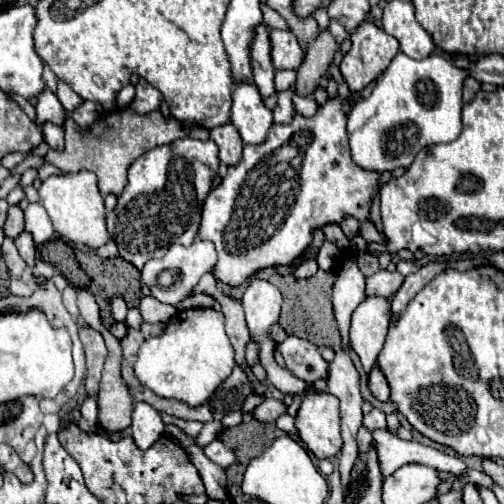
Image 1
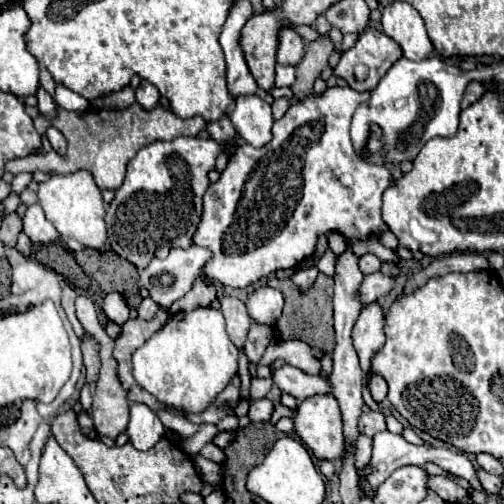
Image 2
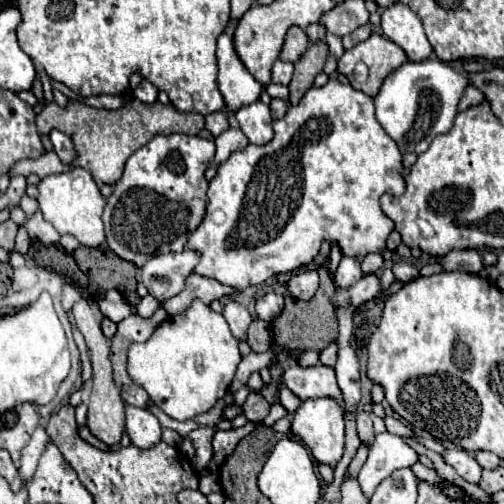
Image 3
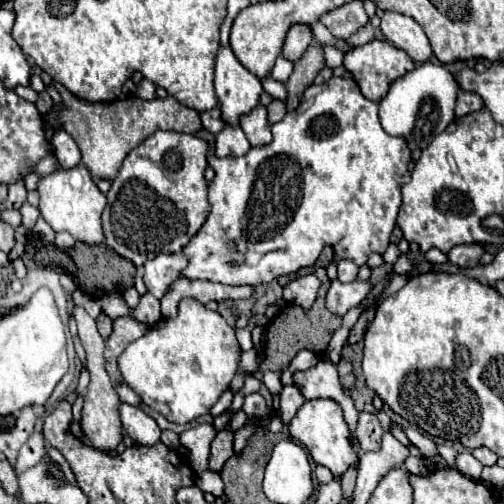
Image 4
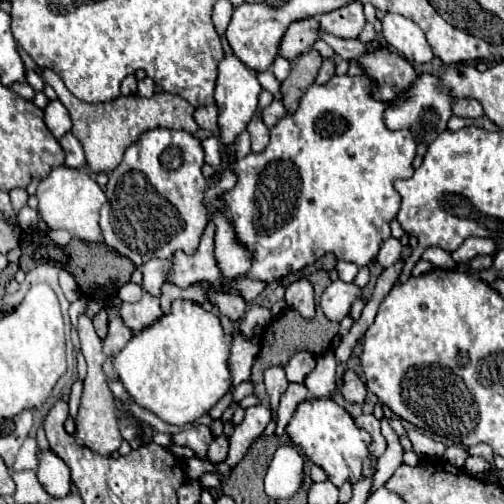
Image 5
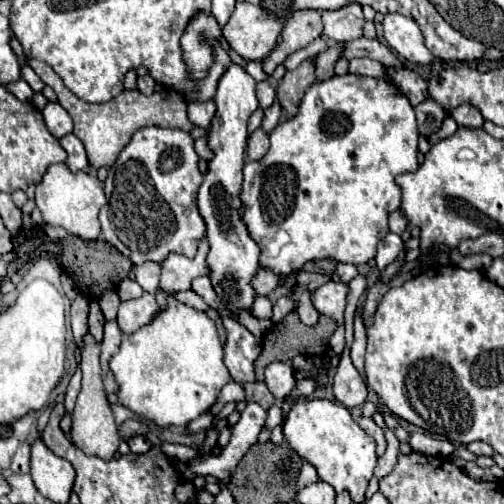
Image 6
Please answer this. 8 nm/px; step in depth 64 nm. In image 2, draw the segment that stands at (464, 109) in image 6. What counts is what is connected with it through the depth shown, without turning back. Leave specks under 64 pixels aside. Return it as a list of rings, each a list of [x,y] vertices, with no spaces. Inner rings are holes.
[[[470,82],[466,92],[464,92],[464,98],[462,98],[462,108],[468,108],[476,100],[480,100],[482,94],[484,94],[484,86],[480,82]]]

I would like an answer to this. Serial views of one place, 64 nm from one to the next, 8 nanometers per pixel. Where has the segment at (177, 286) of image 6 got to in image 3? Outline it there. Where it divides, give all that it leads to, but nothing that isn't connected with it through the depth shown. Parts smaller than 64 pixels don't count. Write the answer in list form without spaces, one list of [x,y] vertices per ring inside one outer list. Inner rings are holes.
[[[328,80],[326,86],[316,88],[312,86],[304,98],[298,102],[298,106],[290,106],[286,116],[282,120],[274,122],[274,138],[272,142],[264,144],[264,146],[254,146],[248,144],[246,150],[242,152],[232,152],[230,158],[222,164],[216,164],[216,176],[210,182],[208,188],[208,208],[206,208],[206,216],[202,220],[202,224],[192,232],[192,236],[188,238],[186,248],[200,252],[200,264],[196,264],[196,268],[192,270],[194,274],[200,274],[204,278],[214,278],[220,284],[228,284],[234,286],[238,290],[244,290],[248,286],[254,284],[264,284],[268,278],[280,274],[280,272],[292,272],[300,266],[310,264],[318,252],[324,240],[328,240],[330,244],[338,244],[342,250],[342,256],[356,256],[356,260],[364,260],[366,254],[370,252],[382,252],[386,250],[386,240],[388,234],[394,230],[392,228],[392,220],[388,220],[388,216],[384,216],[382,208],[380,208],[380,198],[382,194],[390,194],[390,196],[400,196],[404,192],[404,164],[402,164],[402,152],[400,148],[396,148],[396,144],[392,144],[392,138],[380,128],[378,120],[376,120],[376,108],[372,108],[372,98],[366,96],[364,92],[352,88],[350,84],[342,84],[338,80]]]

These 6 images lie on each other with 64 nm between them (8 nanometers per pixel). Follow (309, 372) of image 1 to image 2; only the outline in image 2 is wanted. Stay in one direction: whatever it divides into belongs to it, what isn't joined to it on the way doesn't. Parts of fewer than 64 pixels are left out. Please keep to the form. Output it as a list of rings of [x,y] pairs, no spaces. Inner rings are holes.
[[[272,340],[256,366],[270,366],[276,358],[310,374],[320,372],[320,362],[312,356],[312,348],[300,340]]]

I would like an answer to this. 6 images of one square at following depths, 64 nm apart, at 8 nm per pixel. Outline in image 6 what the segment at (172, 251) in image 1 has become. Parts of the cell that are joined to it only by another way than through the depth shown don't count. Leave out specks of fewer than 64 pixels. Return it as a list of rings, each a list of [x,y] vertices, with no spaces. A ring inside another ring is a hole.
[[[146,262],[142,266],[134,266],[134,274],[136,274],[136,282],[142,286],[142,290],[156,294],[158,280],[160,280],[160,264]]]

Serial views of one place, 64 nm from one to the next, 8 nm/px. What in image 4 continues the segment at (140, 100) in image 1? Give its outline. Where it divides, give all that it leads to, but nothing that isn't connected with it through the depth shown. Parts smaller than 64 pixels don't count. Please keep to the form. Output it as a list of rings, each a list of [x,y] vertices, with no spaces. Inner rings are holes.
[[[146,78],[136,88],[136,96],[138,98],[144,98],[144,100],[152,100],[154,98],[154,92],[156,92],[156,86],[150,80],[146,80]]]

